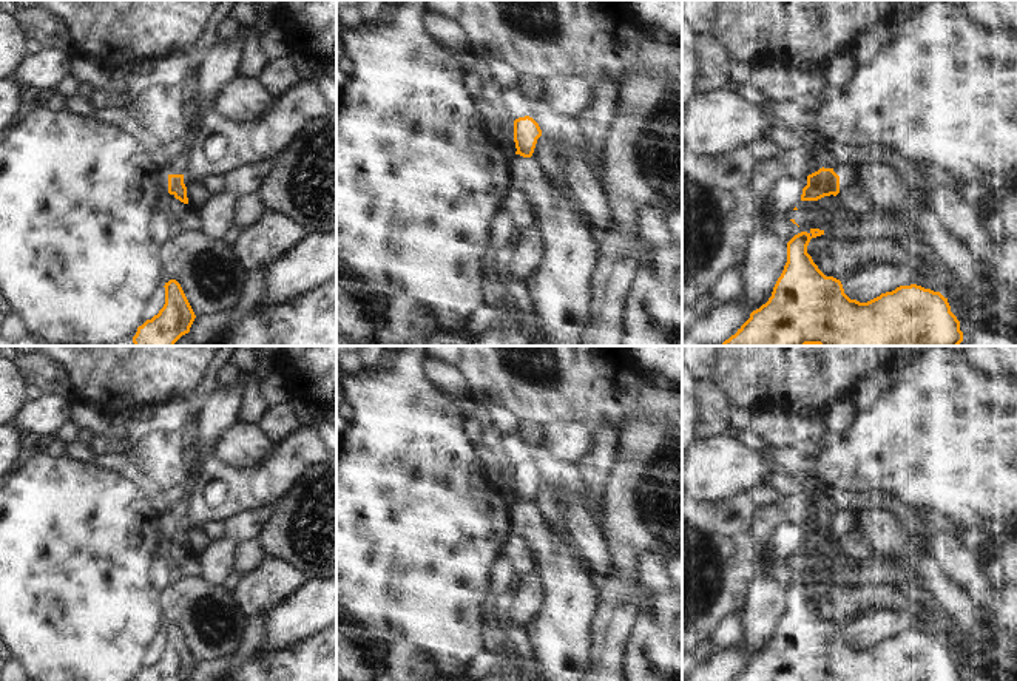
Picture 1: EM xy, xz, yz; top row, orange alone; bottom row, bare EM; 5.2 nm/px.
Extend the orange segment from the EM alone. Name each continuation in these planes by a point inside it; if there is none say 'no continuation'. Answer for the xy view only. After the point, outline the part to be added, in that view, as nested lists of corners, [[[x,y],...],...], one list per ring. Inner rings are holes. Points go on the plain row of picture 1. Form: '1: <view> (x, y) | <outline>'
no continuation

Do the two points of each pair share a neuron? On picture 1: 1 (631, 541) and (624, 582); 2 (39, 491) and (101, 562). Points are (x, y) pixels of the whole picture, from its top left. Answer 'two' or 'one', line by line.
1: one
2: one

